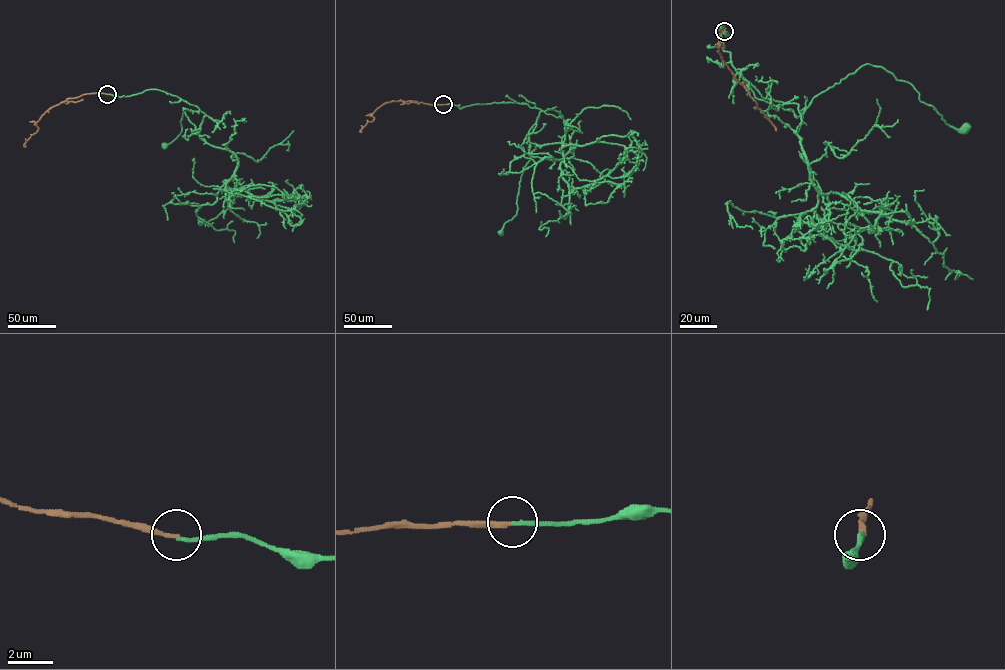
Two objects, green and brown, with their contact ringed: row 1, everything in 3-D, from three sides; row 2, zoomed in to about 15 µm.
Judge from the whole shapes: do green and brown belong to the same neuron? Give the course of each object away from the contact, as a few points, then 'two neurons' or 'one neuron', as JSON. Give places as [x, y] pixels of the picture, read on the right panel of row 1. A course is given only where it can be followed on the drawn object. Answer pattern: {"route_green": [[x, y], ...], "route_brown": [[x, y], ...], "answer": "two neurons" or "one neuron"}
{"route_green": [[724, 31], [723, 22], [739, 74], [763, 97], [797, 103], [802, 118], [869, 64], [965, 129]], "route_brown": [[724, 31], [717, 38], [720, 39], [717, 44], [722, 59], [776, 131]], "answer": "two neurons"}

